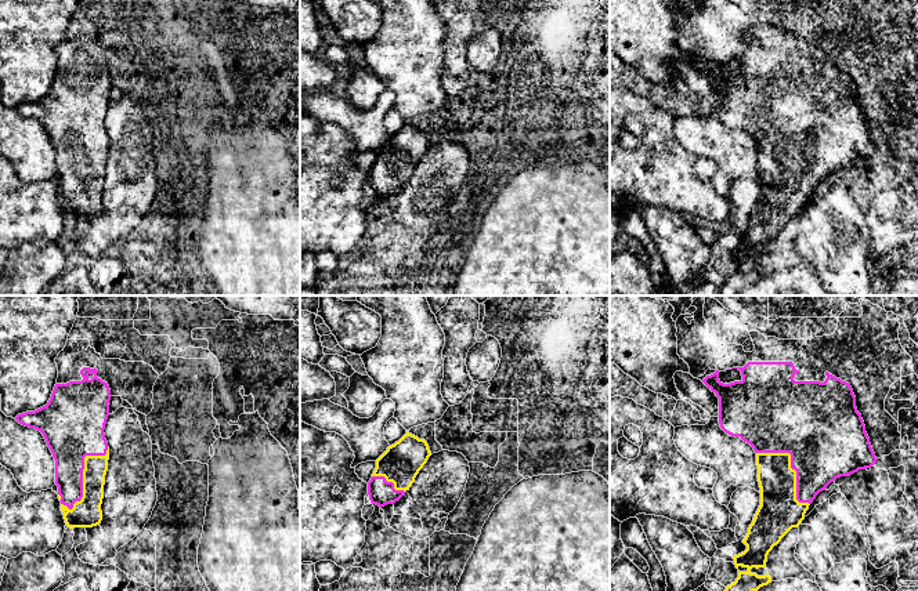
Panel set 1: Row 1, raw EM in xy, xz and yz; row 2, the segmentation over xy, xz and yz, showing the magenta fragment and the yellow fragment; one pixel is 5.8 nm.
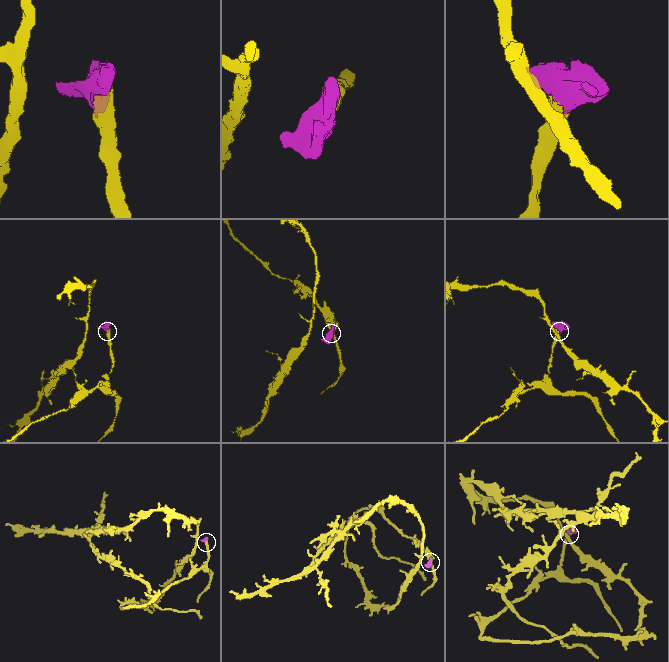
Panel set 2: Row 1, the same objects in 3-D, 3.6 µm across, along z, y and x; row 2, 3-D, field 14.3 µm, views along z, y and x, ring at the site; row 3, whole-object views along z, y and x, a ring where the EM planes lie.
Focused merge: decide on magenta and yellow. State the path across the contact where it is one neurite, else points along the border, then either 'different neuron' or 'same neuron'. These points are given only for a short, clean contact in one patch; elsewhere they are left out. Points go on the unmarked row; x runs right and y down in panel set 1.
same neuron

